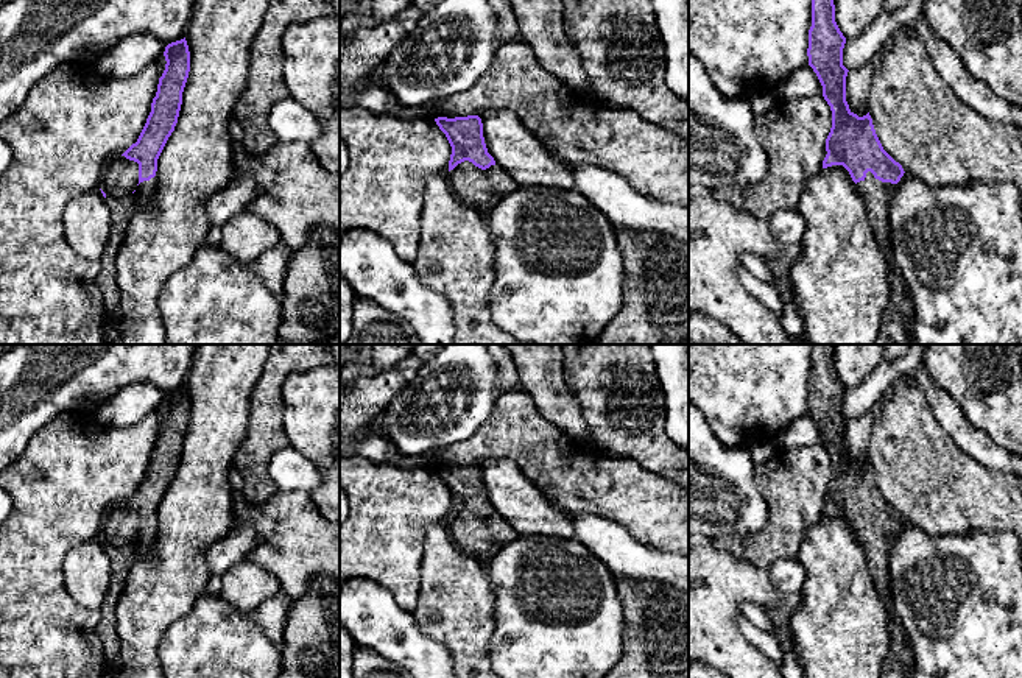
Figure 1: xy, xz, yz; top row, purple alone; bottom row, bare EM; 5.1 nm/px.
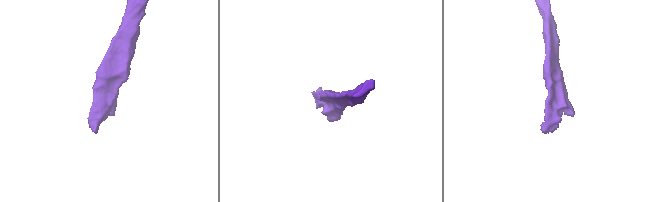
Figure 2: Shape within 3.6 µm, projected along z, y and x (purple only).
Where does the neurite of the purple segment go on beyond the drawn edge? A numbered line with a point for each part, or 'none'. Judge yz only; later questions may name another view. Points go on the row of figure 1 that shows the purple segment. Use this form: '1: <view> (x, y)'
1: yz (874, 194)

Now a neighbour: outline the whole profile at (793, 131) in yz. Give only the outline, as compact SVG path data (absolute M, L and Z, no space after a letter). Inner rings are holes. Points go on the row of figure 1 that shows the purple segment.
M777 95L773 106L756 117L756 136L766 151L768 173L760 182L738 190L738 207L762 221L768 221L777 210L796 209L807 181L823 170L830 128L832 111L824 97L784 98Z

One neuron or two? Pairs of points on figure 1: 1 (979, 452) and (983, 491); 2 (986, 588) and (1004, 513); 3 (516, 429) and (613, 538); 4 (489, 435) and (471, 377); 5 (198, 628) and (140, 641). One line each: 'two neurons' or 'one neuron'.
1: two neurons
2: two neurons
3: two neurons
4: two neurons
5: two neurons

